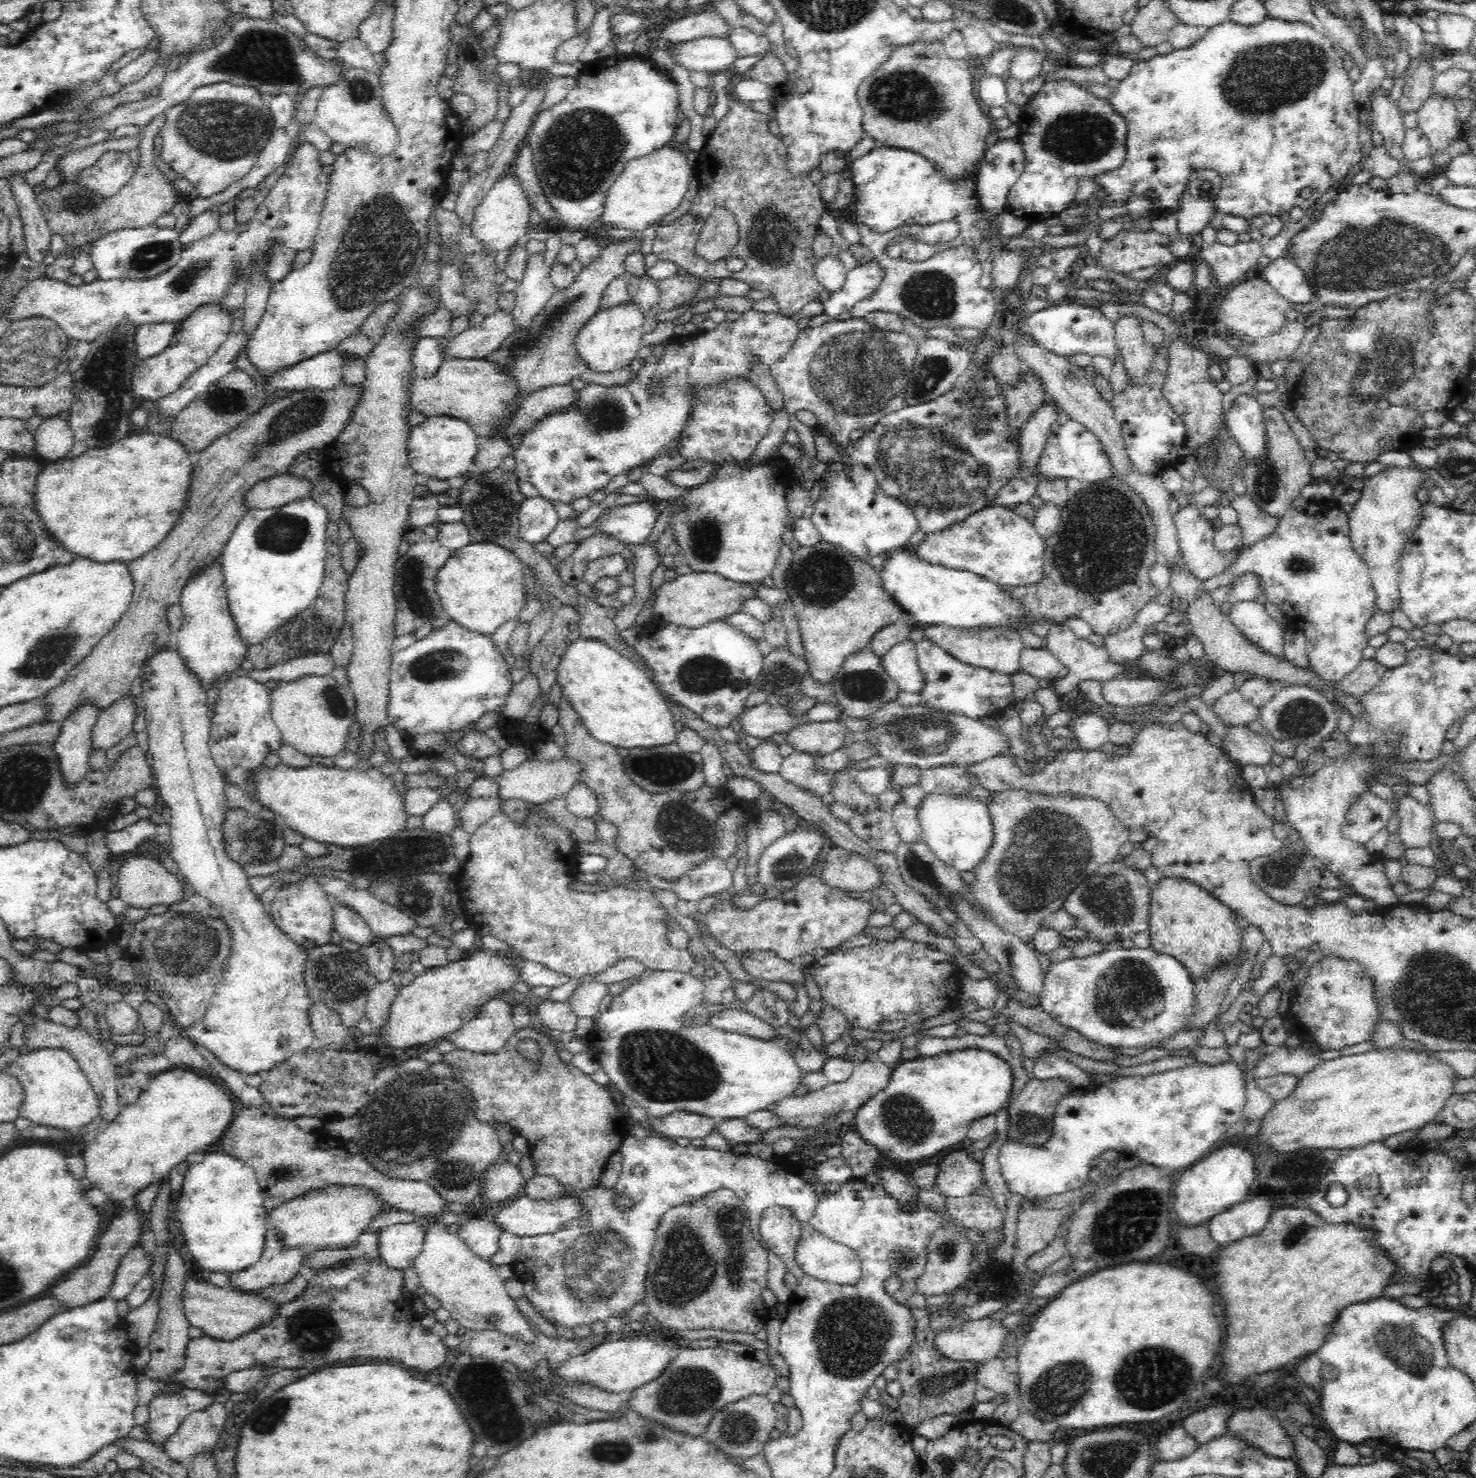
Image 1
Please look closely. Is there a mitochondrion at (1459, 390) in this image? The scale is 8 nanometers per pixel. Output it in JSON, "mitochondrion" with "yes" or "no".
{"mitochondrion":"no"}

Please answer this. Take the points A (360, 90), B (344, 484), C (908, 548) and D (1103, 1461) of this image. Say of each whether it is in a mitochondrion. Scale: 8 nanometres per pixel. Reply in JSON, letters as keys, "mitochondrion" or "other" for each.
{"A":"mitochondrion","B":"other","C":"other","D":"mitochondrion"}

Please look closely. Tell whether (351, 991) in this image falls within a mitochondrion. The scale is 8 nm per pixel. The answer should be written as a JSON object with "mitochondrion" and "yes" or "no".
{"mitochondrion":"yes"}

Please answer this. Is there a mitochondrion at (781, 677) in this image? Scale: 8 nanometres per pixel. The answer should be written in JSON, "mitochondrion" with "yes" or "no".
{"mitochondrion":"yes"}

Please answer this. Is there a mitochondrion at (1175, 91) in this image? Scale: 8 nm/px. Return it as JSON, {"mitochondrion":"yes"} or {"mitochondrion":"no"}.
{"mitochondrion":"no"}

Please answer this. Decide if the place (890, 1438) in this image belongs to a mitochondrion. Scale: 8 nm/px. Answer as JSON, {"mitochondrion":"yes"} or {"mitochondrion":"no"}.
{"mitochondrion":"no"}

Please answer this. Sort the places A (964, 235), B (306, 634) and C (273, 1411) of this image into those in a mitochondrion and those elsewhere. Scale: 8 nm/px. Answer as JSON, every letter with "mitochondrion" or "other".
{"A":"other","B":"mitochondrion","C":"other"}

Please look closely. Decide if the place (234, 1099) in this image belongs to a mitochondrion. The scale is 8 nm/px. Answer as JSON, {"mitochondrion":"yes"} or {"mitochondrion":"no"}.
{"mitochondrion":"no"}

